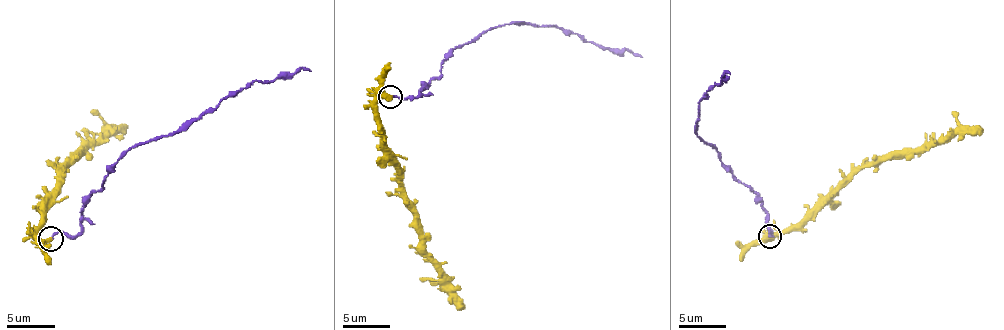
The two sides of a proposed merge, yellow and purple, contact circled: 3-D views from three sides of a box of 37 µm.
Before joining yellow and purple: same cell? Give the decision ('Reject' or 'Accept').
Reject

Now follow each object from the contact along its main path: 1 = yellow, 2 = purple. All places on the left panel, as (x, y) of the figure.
1: (51, 239), (41, 239), (36, 232), (41, 205), (53, 190), (58, 173), (102, 135), (124, 127)
2: (51, 239), (58, 232), (75, 234), (80, 229), (85, 200), (129, 149), (180, 132), (255, 81), (311, 71)

